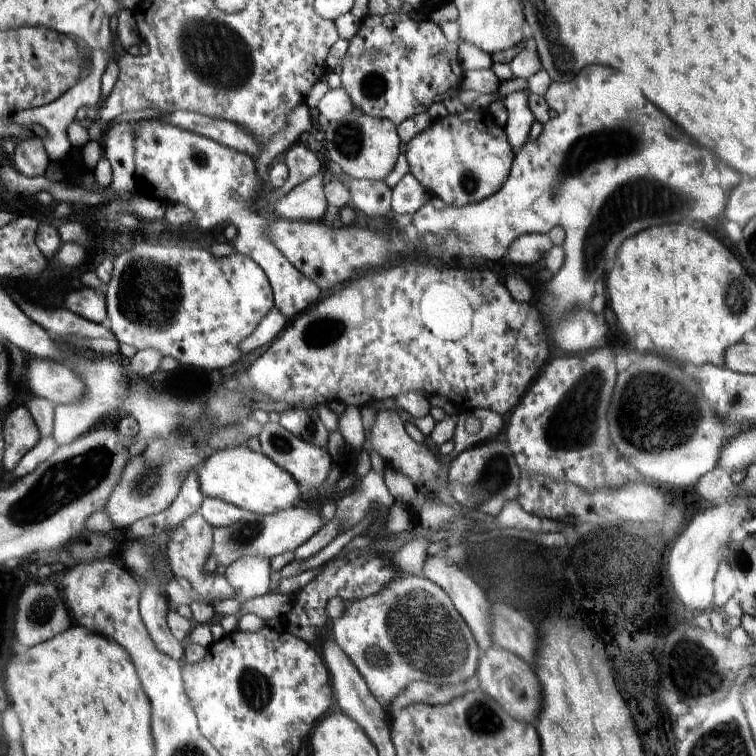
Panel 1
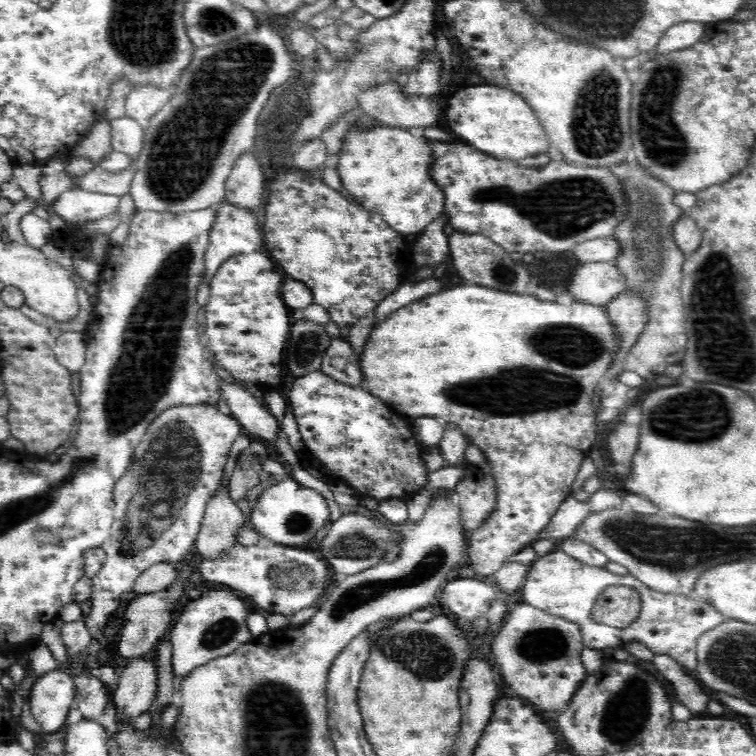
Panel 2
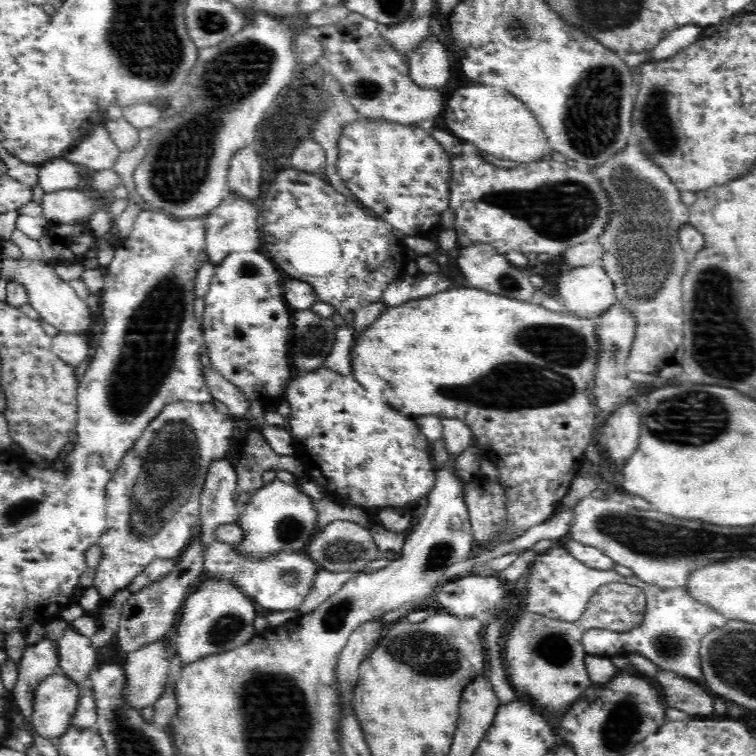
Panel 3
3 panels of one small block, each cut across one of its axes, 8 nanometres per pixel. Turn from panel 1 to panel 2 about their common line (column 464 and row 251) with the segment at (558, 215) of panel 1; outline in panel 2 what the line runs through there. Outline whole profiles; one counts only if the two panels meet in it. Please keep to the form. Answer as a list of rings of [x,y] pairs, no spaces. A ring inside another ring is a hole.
[[[225,201],[214,206],[216,220],[213,221],[212,230],[209,232],[209,243],[204,255],[205,278],[211,280],[221,264],[228,257],[236,254],[252,253],[262,250],[264,241],[258,226],[258,216],[250,208],[240,208],[239,205],[228,204]]]

